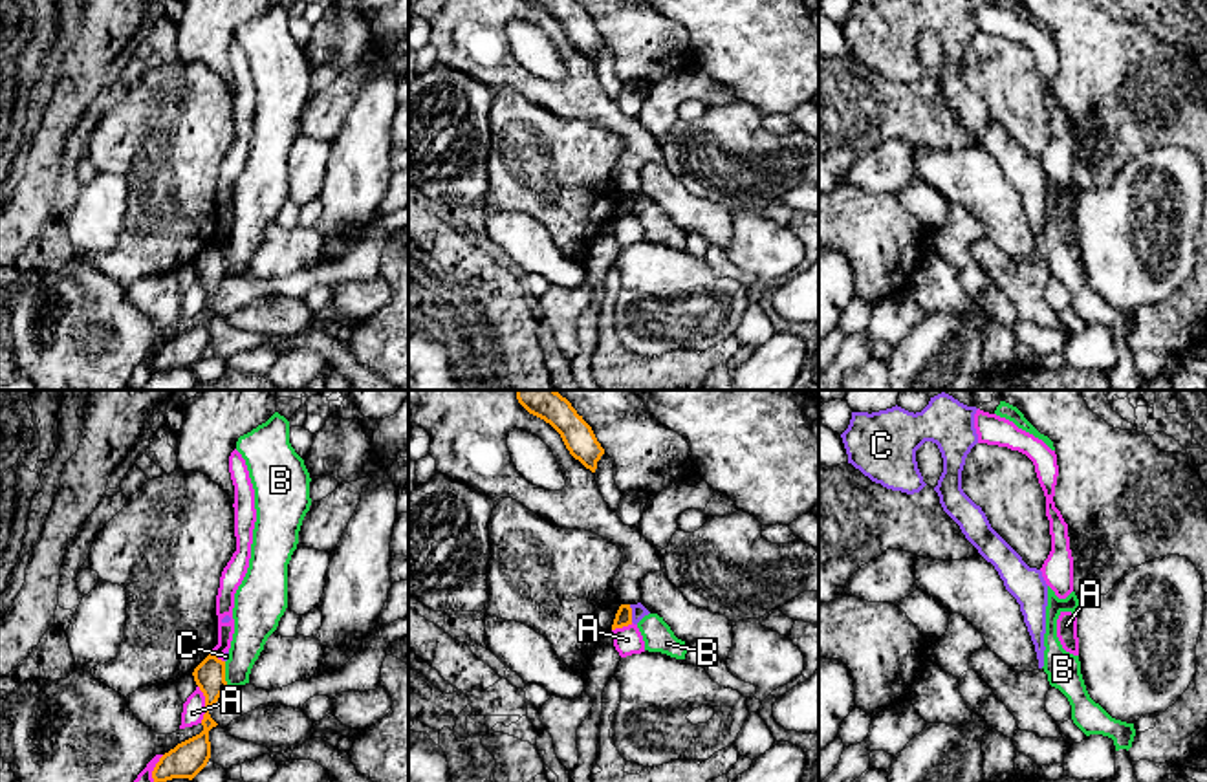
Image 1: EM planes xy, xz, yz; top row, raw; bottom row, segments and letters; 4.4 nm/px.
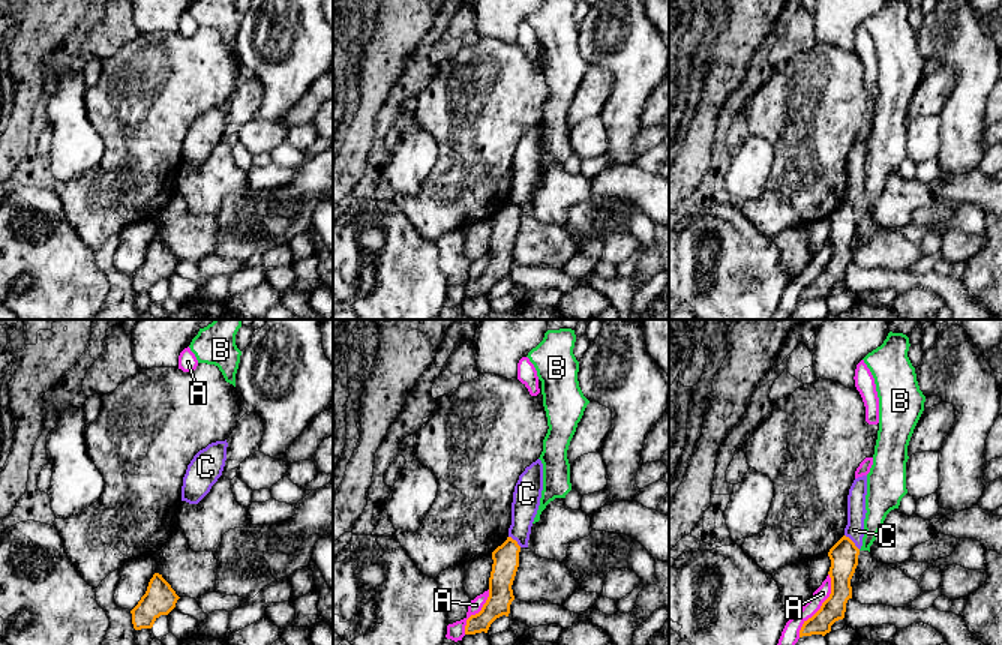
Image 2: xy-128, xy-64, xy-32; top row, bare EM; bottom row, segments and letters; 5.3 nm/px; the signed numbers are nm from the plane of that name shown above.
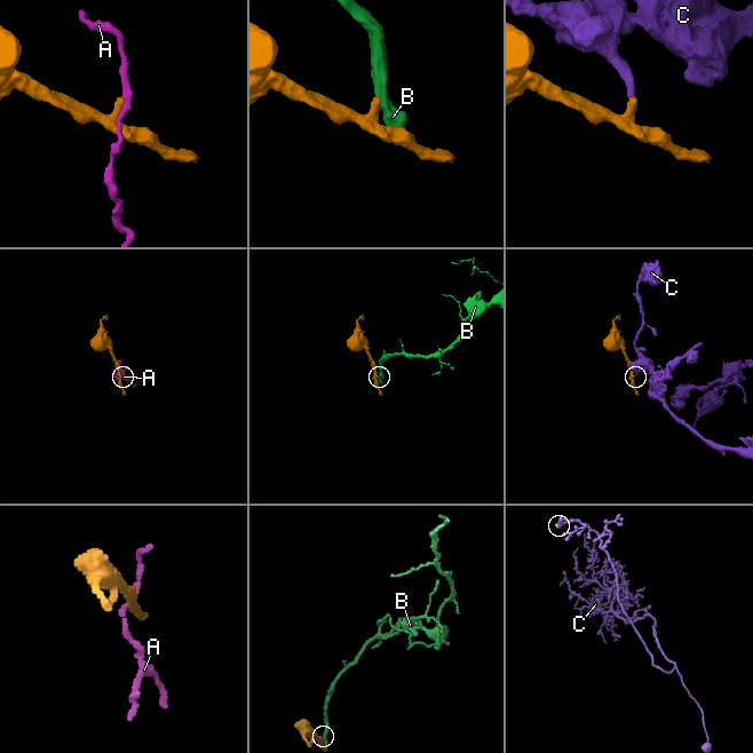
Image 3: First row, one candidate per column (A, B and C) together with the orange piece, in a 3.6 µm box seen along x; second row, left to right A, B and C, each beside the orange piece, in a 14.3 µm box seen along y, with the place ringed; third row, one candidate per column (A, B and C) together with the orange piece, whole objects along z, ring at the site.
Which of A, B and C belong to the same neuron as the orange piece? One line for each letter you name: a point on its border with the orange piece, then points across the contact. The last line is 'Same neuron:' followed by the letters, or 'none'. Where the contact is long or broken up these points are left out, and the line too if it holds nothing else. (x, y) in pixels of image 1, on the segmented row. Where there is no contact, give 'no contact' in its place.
Same neuron: none

